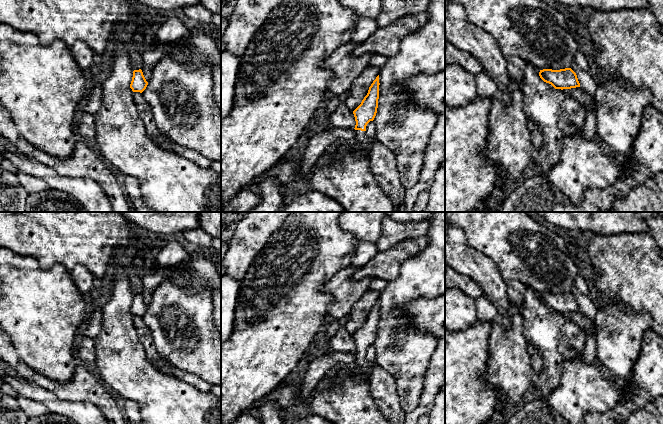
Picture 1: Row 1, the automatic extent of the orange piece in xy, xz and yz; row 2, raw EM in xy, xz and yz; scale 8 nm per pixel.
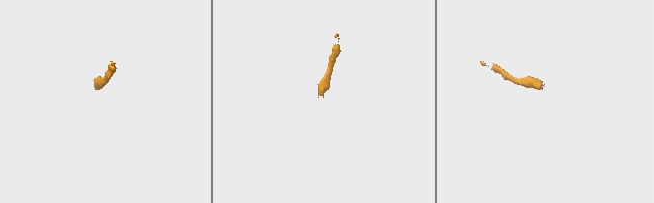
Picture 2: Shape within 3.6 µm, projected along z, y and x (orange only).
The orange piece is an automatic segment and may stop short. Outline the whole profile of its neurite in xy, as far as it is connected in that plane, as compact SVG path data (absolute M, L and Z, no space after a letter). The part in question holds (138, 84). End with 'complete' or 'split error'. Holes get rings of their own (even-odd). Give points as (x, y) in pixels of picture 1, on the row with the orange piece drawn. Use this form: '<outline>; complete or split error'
M141 69L133 71L133 77L130 84L130 88L133 92L140 92L142 93L148 85L143 72Z; complete

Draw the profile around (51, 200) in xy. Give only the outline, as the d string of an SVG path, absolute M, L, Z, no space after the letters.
M49 188L29 194L25 212L86 212L86 210L67 193Z

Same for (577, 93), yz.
M581 87L563 89L562 92L572 96L574 99L578 100L581 105L587 110L591 104L595 104L594 97L589 97Z

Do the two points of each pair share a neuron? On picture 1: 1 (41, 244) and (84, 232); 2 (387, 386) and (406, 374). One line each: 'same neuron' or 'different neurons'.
1: same neuron
2: different neurons

